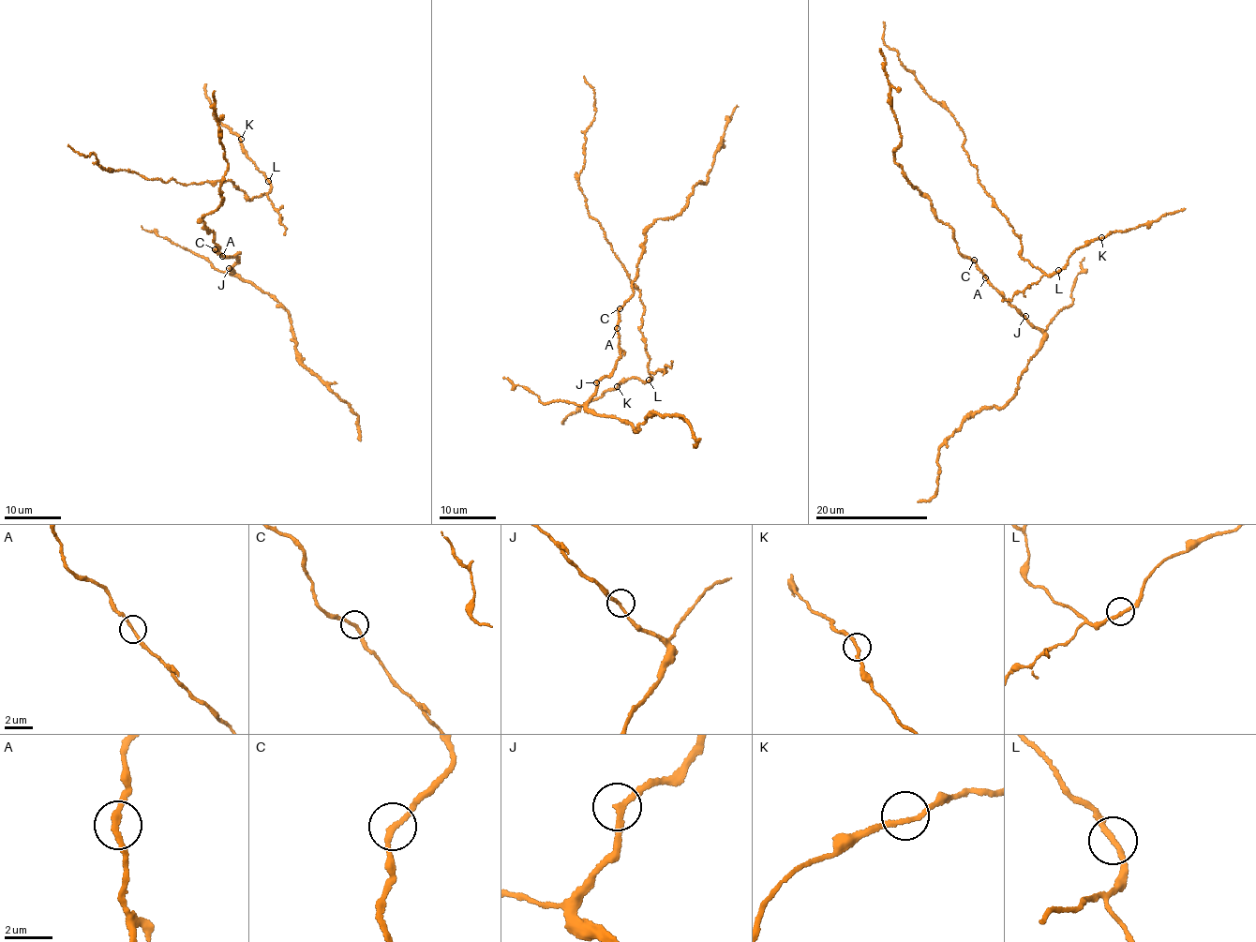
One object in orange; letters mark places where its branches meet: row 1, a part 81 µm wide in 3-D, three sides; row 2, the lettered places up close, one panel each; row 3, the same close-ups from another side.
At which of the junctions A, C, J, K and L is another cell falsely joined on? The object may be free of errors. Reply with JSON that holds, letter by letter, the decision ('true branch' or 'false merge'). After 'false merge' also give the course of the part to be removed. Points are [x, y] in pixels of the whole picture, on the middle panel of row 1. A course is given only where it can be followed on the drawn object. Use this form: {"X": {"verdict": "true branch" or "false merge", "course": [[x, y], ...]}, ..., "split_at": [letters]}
{"A": {"verdict": "true branch"}, "C": {"verdict": "true branch"}, "J": {"verdict": "true branch"}, "K": {"verdict": "true branch"}, "L": {"verdict": "true branch"}, "split_at": []}

